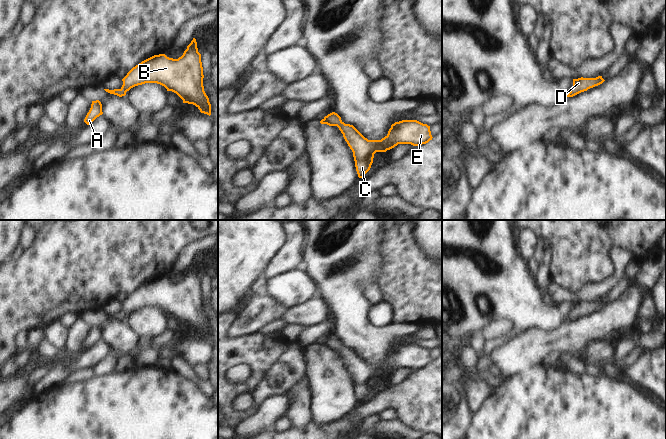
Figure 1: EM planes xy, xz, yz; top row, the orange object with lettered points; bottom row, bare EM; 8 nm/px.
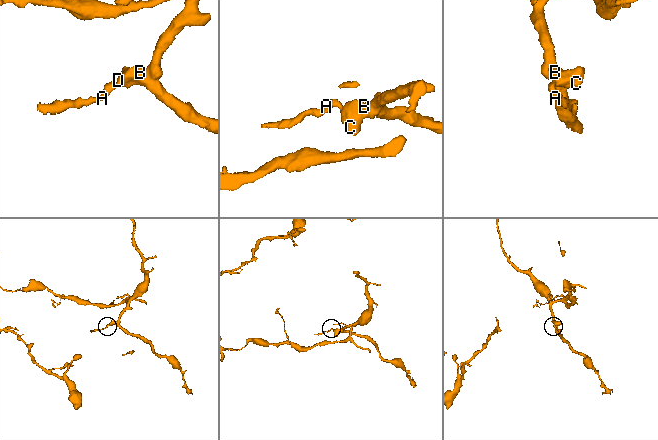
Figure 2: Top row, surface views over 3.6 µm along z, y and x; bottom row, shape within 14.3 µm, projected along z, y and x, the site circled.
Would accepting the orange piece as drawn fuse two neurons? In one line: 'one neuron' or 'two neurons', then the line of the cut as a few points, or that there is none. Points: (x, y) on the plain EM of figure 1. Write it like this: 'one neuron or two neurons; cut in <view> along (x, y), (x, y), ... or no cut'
one neuron; no cut

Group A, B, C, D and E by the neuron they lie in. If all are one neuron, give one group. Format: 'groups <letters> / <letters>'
groups A B C D E

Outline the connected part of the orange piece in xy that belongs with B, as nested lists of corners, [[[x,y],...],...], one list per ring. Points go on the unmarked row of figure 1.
[[[193,262],[183,279],[178,283],[165,278],[154,279],[135,291],[122,303],[120,313],[104,313],[119,321],[125,320],[131,312],[145,307],[157,307],[167,315],[176,317],[183,327],[195,329],[201,337],[211,339],[211,328],[204,315],[201,278]]]

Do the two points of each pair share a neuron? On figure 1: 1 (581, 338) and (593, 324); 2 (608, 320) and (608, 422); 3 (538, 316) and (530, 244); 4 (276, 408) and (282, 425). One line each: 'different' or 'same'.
1: same
2: different
3: different
4: different

